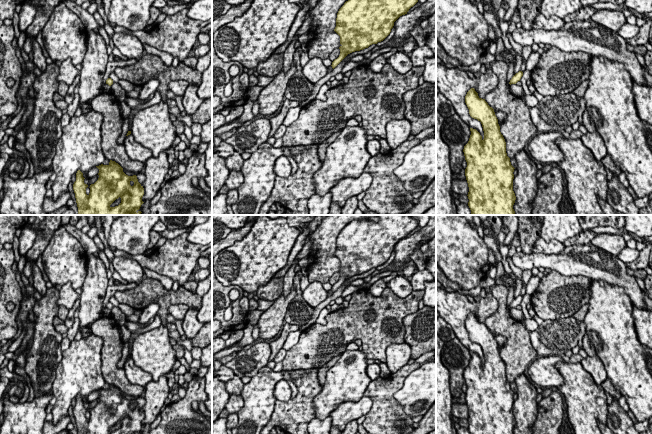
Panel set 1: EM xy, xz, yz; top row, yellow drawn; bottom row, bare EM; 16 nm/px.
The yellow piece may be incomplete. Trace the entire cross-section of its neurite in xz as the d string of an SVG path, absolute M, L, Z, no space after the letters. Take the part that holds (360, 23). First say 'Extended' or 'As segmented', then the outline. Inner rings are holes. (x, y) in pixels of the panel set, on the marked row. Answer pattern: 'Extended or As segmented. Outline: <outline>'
As segmented. Outline: M348 0L339 9L334 31L340 36L340 55L334 69L348 54L383 41L394 22L418 0Z

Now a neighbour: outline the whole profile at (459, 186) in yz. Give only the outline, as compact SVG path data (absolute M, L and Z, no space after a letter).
M452 179L452 186L451 189L453 191L453 193L456 194L465 194L468 195L469 192L469 187L468 187L468 183L467 180L461 180L461 179Z

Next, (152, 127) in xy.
M157 104L139 110L132 119L131 135L135 141L152 151L153 157L172 146L177 134L170 119L168 104Z

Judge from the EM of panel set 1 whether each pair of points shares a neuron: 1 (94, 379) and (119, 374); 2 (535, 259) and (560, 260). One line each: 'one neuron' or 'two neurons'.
1: two neurons
2: one neuron

